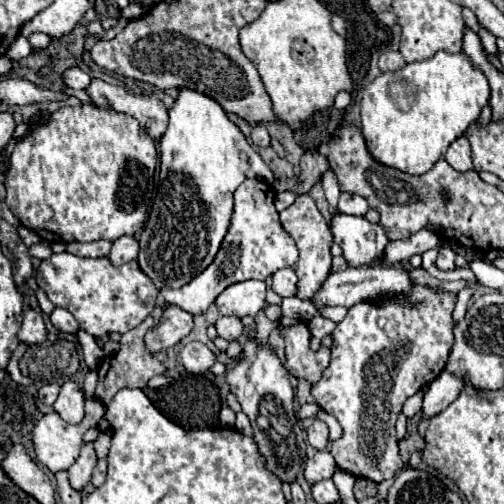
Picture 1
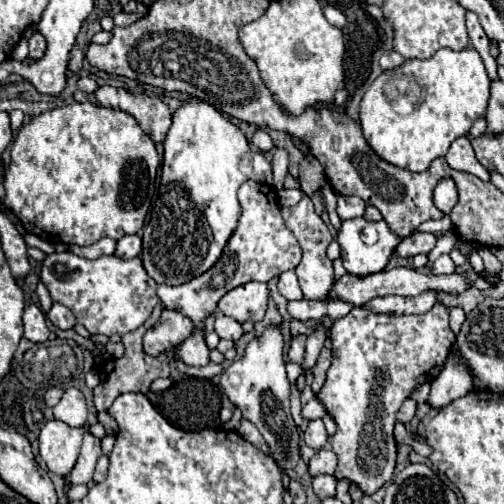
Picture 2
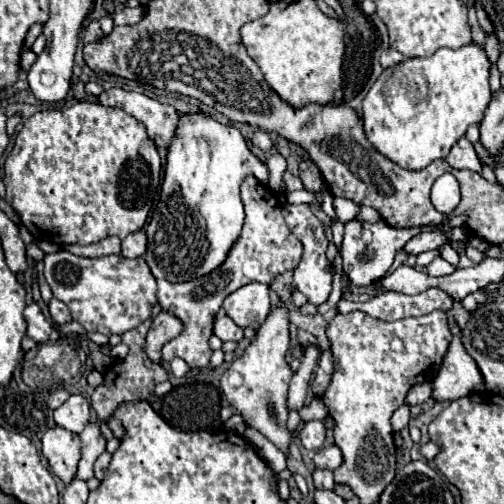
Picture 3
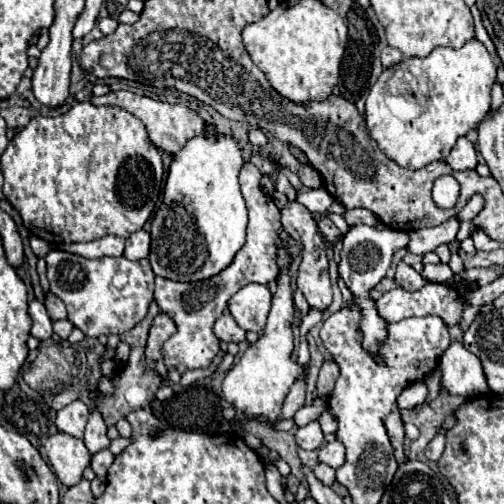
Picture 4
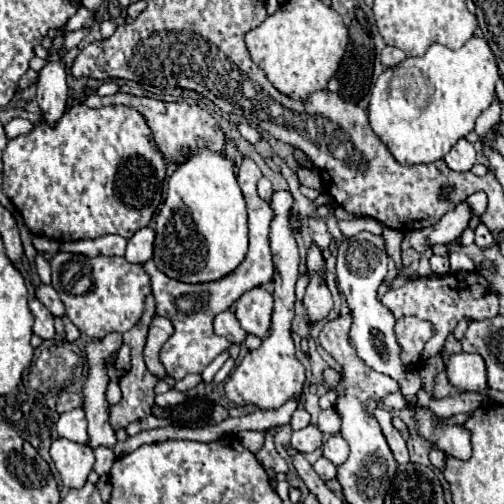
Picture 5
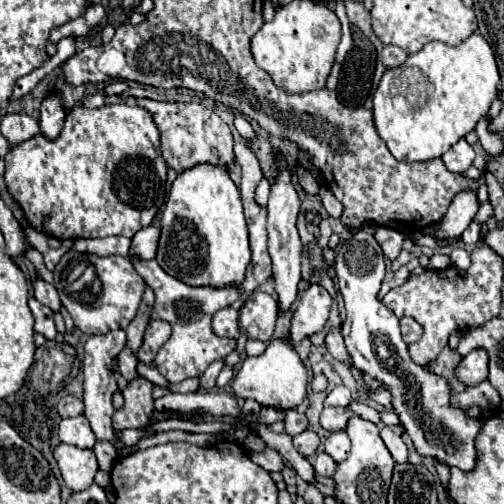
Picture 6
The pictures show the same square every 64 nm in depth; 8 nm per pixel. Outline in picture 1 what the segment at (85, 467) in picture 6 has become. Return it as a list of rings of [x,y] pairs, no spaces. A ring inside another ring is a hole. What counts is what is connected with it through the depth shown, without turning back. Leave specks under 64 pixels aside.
[[[94,398],[86,399],[84,409],[86,411],[84,419],[80,424],[76,424],[76,426],[64,422],[56,412],[50,412],[50,414],[42,416],[38,420],[38,424],[34,426],[34,452],[36,452],[38,460],[48,470],[52,470],[54,474],[60,472],[60,470],[68,470],[76,462],[76,456],[80,454],[84,432],[90,429],[90,426],[97,426],[100,418],[104,416],[104,406],[98,400],[94,400]]]

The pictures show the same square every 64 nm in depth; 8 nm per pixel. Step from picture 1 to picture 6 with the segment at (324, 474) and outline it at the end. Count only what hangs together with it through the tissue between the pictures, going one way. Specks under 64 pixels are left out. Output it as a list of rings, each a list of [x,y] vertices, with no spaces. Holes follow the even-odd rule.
[[[336,430],[336,432],[330,432],[326,442],[326,454],[330,454],[336,462],[342,462],[346,460],[348,452],[350,452],[350,440],[348,440],[348,434],[344,430]]]

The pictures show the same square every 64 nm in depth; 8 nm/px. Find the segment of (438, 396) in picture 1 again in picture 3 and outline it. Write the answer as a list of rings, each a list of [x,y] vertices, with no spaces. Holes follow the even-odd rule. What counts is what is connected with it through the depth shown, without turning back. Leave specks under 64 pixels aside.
[[[457,324],[451,327],[451,332],[450,348],[434,378],[432,396],[436,400],[458,400],[472,396],[472,392],[484,392],[484,378],[476,360],[472,360],[472,356],[464,350]]]

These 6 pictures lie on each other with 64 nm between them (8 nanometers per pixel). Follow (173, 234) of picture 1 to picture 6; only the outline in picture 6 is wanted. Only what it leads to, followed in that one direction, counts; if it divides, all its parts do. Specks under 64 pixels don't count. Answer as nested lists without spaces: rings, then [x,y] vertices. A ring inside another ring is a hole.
[[[198,164],[178,174],[162,212],[162,236],[156,260],[174,278],[188,286],[240,286],[246,276],[252,252],[242,212],[240,190],[228,172]]]

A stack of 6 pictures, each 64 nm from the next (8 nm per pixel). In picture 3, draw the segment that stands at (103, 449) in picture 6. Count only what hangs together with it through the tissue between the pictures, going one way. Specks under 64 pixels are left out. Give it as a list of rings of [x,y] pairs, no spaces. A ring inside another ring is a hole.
[[[102,452],[102,454],[98,456],[98,460],[96,460],[96,464],[94,464],[94,472],[96,472],[96,478],[98,478],[98,480],[104,478],[104,472],[106,472],[106,468],[108,468],[110,460],[112,460],[112,454],[108,454],[108,452]]]

